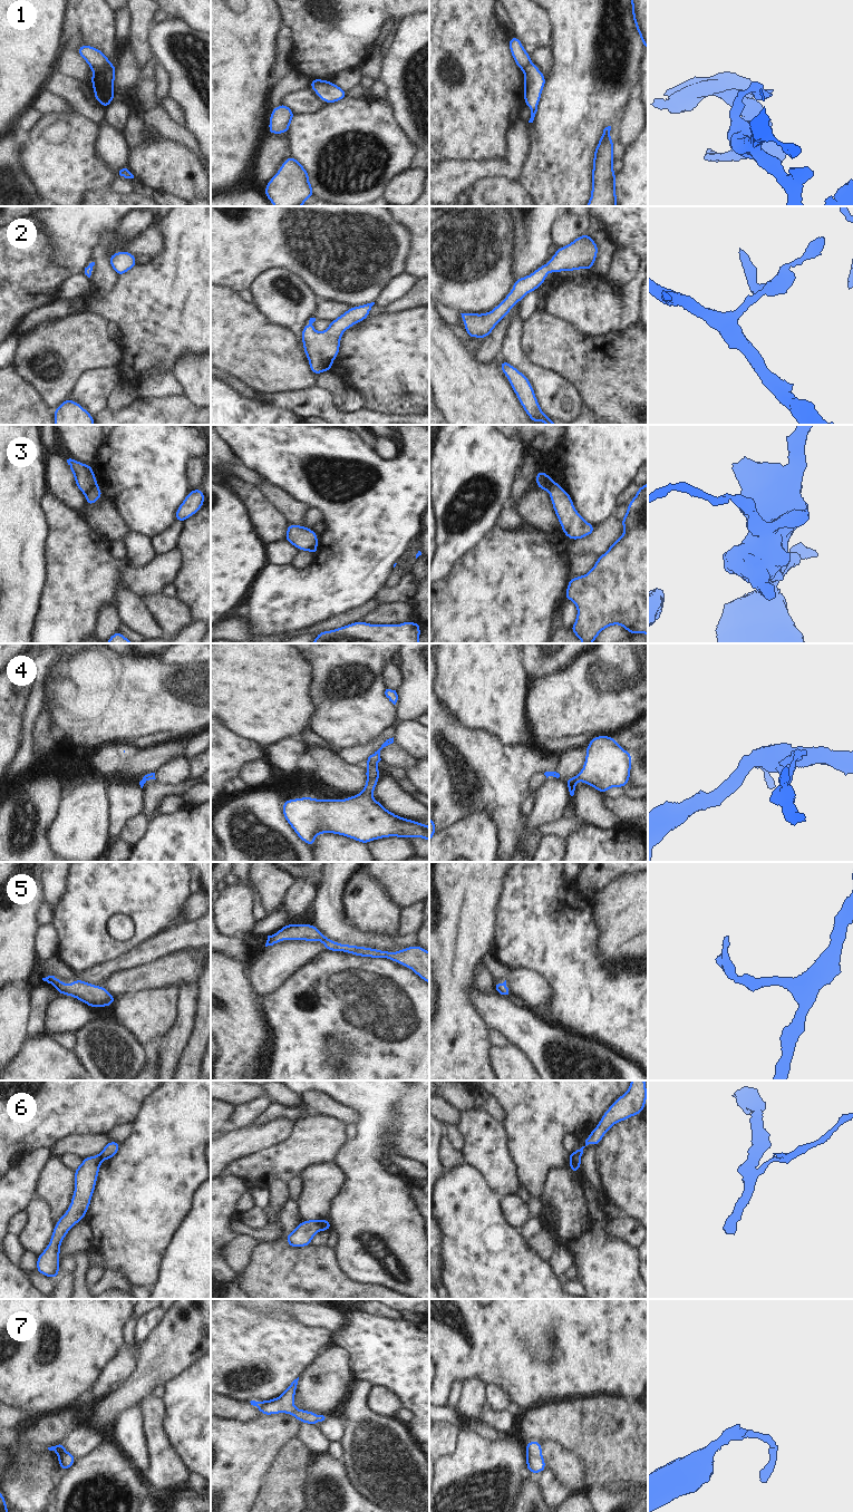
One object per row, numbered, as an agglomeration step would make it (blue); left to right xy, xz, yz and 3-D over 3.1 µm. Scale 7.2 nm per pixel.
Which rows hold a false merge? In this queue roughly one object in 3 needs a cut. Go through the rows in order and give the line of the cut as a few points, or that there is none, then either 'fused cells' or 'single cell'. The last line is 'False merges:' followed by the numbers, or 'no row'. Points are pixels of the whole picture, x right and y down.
1: cut in xy along (113, 65), (94, 71); fused cells
2: no cut; single cell
3: cut in xy along (97, 484), (85, 495); fused cells
4: no cut; single cell
5: no cut; single cell
6: cut in xz along (318, 1221), (320, 1230); fused cells
7: no cut; single cell
False merges: 1, 3, 6

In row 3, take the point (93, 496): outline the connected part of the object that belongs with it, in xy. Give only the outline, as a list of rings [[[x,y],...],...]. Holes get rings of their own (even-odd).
[[[98,484],[86,495],[86,504],[94,505],[104,494],[101,493]]]

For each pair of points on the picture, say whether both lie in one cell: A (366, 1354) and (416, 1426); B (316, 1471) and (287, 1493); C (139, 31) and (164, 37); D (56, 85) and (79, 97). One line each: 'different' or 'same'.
A: same
B: different
C: different
D: same

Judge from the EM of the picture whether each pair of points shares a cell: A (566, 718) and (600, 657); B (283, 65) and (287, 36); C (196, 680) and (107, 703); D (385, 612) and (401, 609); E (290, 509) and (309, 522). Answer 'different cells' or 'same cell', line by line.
A: same cell
B: same cell
C: same cell
D: same cell
E: different cells

